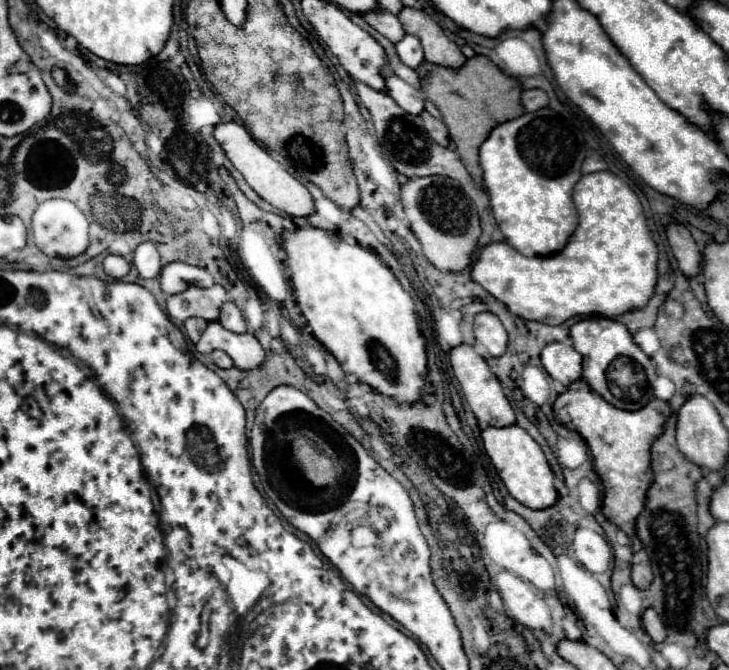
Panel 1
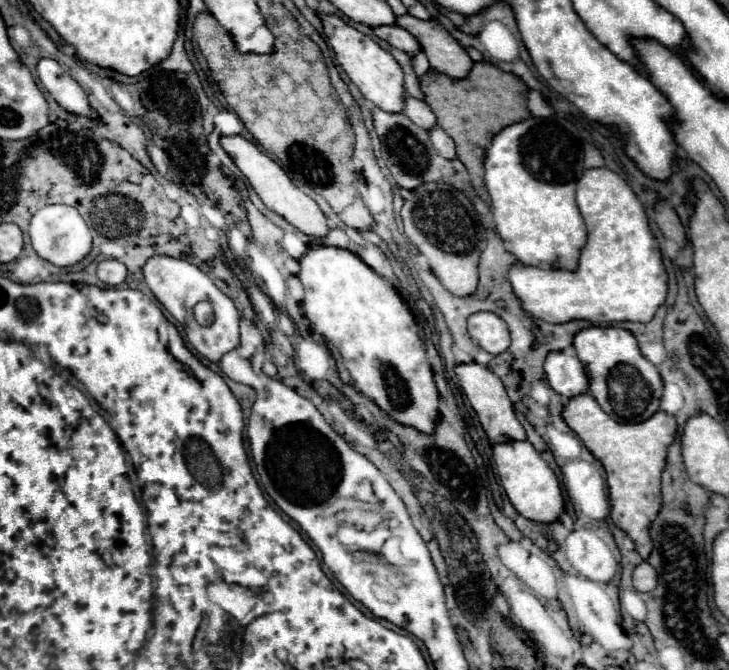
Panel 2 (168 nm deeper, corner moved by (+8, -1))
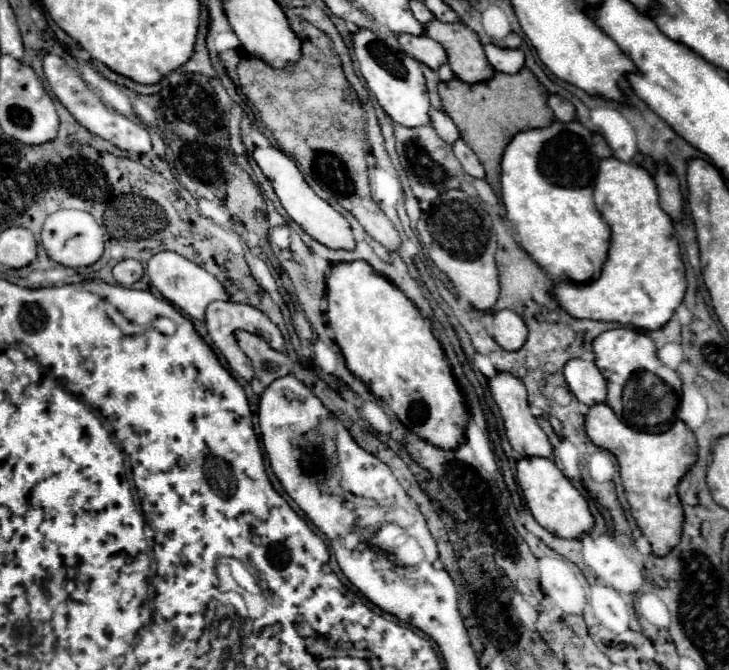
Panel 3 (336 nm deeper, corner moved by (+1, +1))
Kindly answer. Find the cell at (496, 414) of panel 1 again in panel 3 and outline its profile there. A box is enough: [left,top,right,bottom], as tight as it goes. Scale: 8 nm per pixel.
[488,372,552,458]

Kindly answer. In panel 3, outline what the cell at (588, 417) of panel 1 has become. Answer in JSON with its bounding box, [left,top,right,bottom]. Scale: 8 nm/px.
[586,402,698,556]

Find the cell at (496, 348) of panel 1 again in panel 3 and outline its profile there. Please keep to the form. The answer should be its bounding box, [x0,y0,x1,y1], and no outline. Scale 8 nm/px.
[492,310,528,350]

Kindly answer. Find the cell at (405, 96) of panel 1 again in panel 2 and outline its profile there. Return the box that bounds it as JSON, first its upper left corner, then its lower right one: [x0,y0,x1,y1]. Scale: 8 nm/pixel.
[403,96,437,130]

